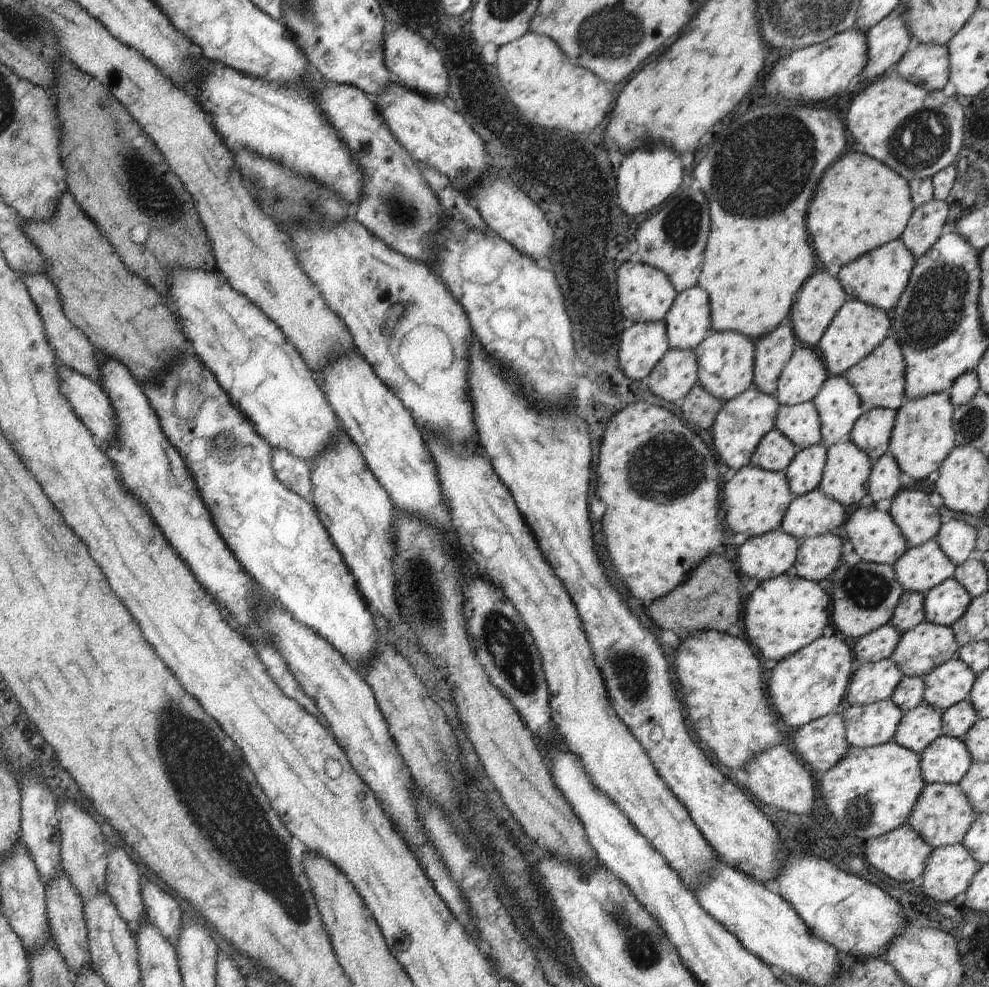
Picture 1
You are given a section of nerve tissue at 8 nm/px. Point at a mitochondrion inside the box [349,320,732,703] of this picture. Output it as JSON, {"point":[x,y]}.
{"point":[664,468]}

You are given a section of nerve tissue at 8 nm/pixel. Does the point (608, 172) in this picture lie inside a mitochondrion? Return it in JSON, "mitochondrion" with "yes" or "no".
{"mitochondrion":"no"}

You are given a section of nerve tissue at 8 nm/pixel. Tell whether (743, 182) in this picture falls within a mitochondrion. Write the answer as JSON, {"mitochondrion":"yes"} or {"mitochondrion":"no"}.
{"mitochondrion":"yes"}

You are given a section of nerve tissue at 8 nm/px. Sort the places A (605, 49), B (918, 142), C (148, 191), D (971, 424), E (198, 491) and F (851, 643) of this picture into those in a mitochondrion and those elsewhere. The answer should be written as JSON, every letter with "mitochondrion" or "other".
{"A":"mitochondrion","B":"mitochondrion","C":"mitochondrion","D":"mitochondrion","E":"other","F":"other"}

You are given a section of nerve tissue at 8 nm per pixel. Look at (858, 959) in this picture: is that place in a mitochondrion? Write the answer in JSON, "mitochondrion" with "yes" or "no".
{"mitochondrion":"no"}

